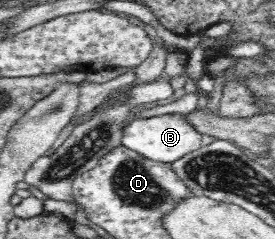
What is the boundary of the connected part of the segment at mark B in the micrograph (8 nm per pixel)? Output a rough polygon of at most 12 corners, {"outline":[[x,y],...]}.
{"outline":[[183,114],[133,120],[122,145],[173,163],[203,146]]}

